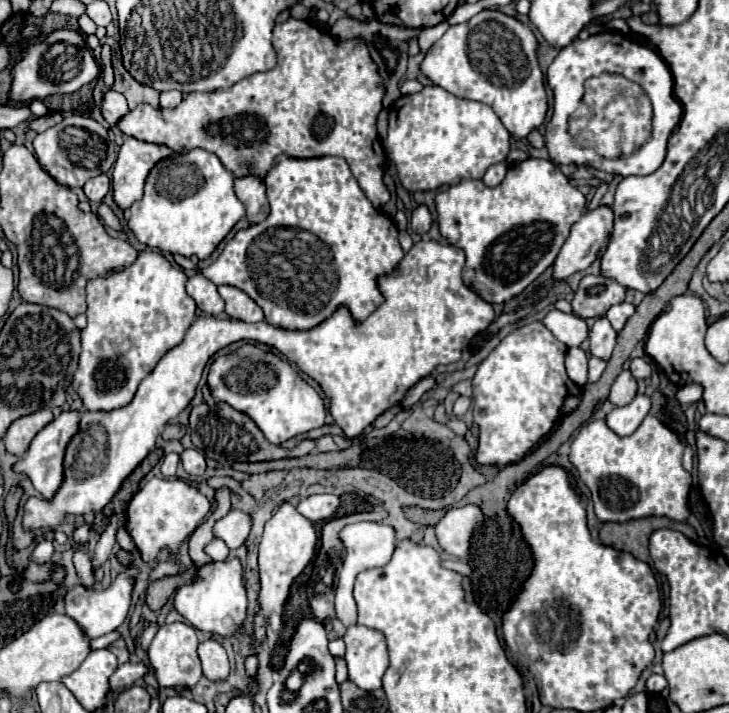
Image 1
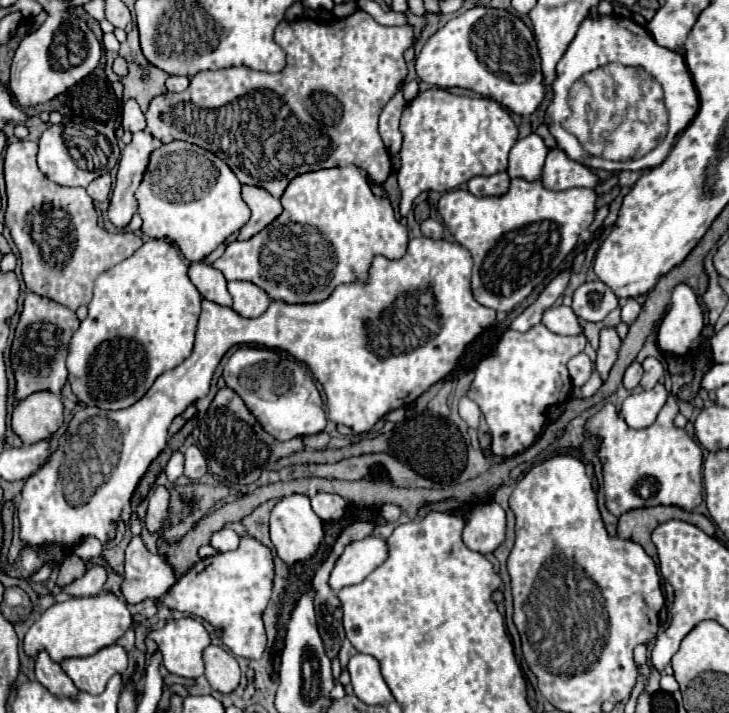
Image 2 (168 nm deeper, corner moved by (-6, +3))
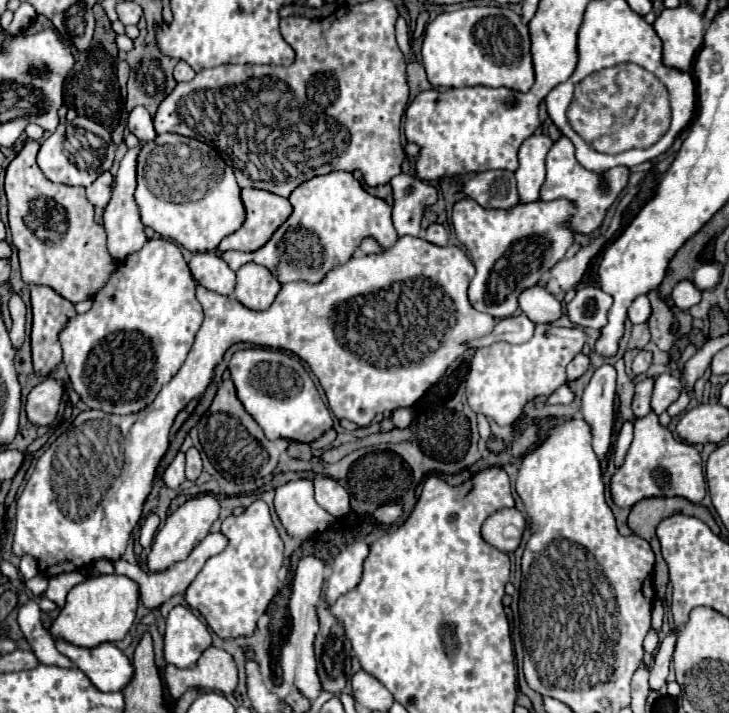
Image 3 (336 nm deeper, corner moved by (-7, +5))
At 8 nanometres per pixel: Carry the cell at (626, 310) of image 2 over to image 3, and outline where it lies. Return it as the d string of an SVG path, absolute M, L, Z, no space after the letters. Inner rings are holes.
M637 296L629 306L629 320L633 324L643 324L651 316L651 302L647 296Z

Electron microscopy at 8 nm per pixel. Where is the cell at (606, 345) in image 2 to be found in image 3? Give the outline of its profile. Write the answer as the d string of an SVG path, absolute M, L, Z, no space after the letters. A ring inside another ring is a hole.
M603 364L591 376L583 392L583 418L593 428L593 450L603 460L611 448L611 434L615 422L615 368L611 364Z

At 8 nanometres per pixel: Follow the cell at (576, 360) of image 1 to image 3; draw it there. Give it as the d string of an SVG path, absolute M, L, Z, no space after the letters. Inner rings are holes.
M577 354L577 356L569 362L569 366L567 366L567 378L573 382L573 380L581 378L581 376L587 372L587 368L589 368L589 356Z

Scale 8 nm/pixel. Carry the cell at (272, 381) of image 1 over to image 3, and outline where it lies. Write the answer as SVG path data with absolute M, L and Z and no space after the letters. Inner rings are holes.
M269 348L237 350L229 362L229 372L237 388L237 398L261 426L267 440L285 438L311 444L333 426L329 408L323 404L315 382L295 354Z

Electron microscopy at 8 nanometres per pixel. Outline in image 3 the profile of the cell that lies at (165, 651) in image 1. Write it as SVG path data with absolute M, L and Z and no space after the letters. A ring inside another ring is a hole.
M179 604L167 616L165 628L165 660L177 668L195 666L197 658L211 646L211 634L191 608Z

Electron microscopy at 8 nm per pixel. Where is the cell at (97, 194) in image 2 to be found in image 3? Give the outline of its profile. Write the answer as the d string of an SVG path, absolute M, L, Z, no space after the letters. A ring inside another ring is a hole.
M103 172L89 188L87 188L87 198L93 206L101 206L105 208L109 198L111 198L111 184L113 184L113 178L111 178L111 172Z

